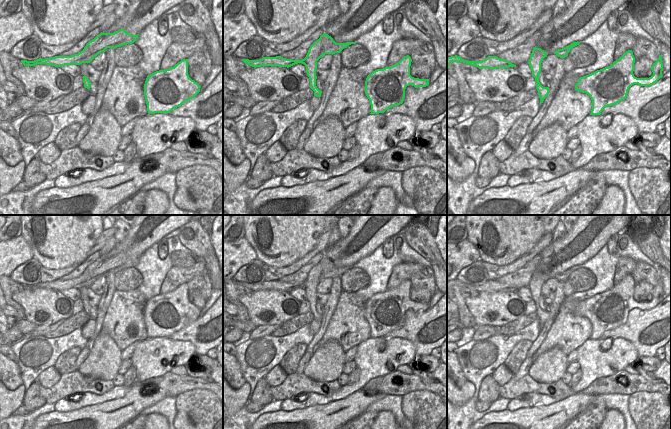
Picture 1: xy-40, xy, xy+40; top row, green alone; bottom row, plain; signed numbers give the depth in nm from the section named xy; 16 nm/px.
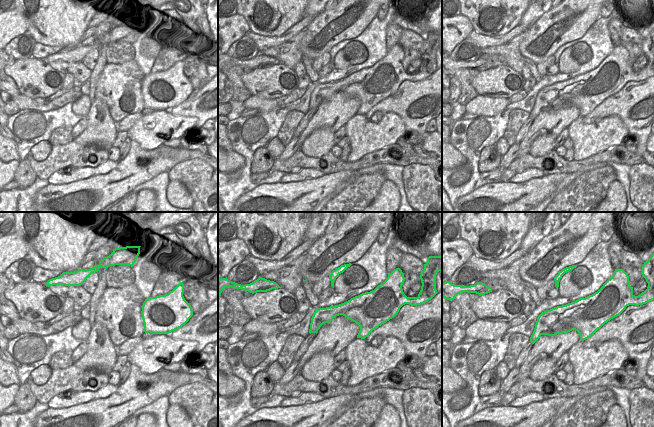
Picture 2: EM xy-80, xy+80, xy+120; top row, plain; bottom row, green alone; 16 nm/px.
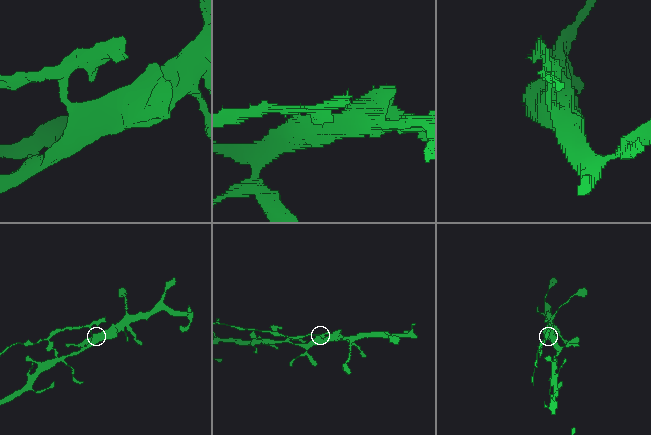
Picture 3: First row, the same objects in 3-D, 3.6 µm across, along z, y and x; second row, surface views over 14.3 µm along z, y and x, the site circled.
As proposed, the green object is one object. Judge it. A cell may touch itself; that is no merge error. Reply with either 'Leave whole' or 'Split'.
Split

